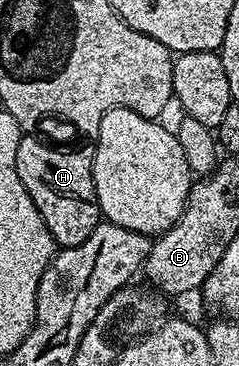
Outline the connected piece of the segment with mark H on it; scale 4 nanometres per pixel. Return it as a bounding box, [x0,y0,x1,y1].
[17,135,101,246]

